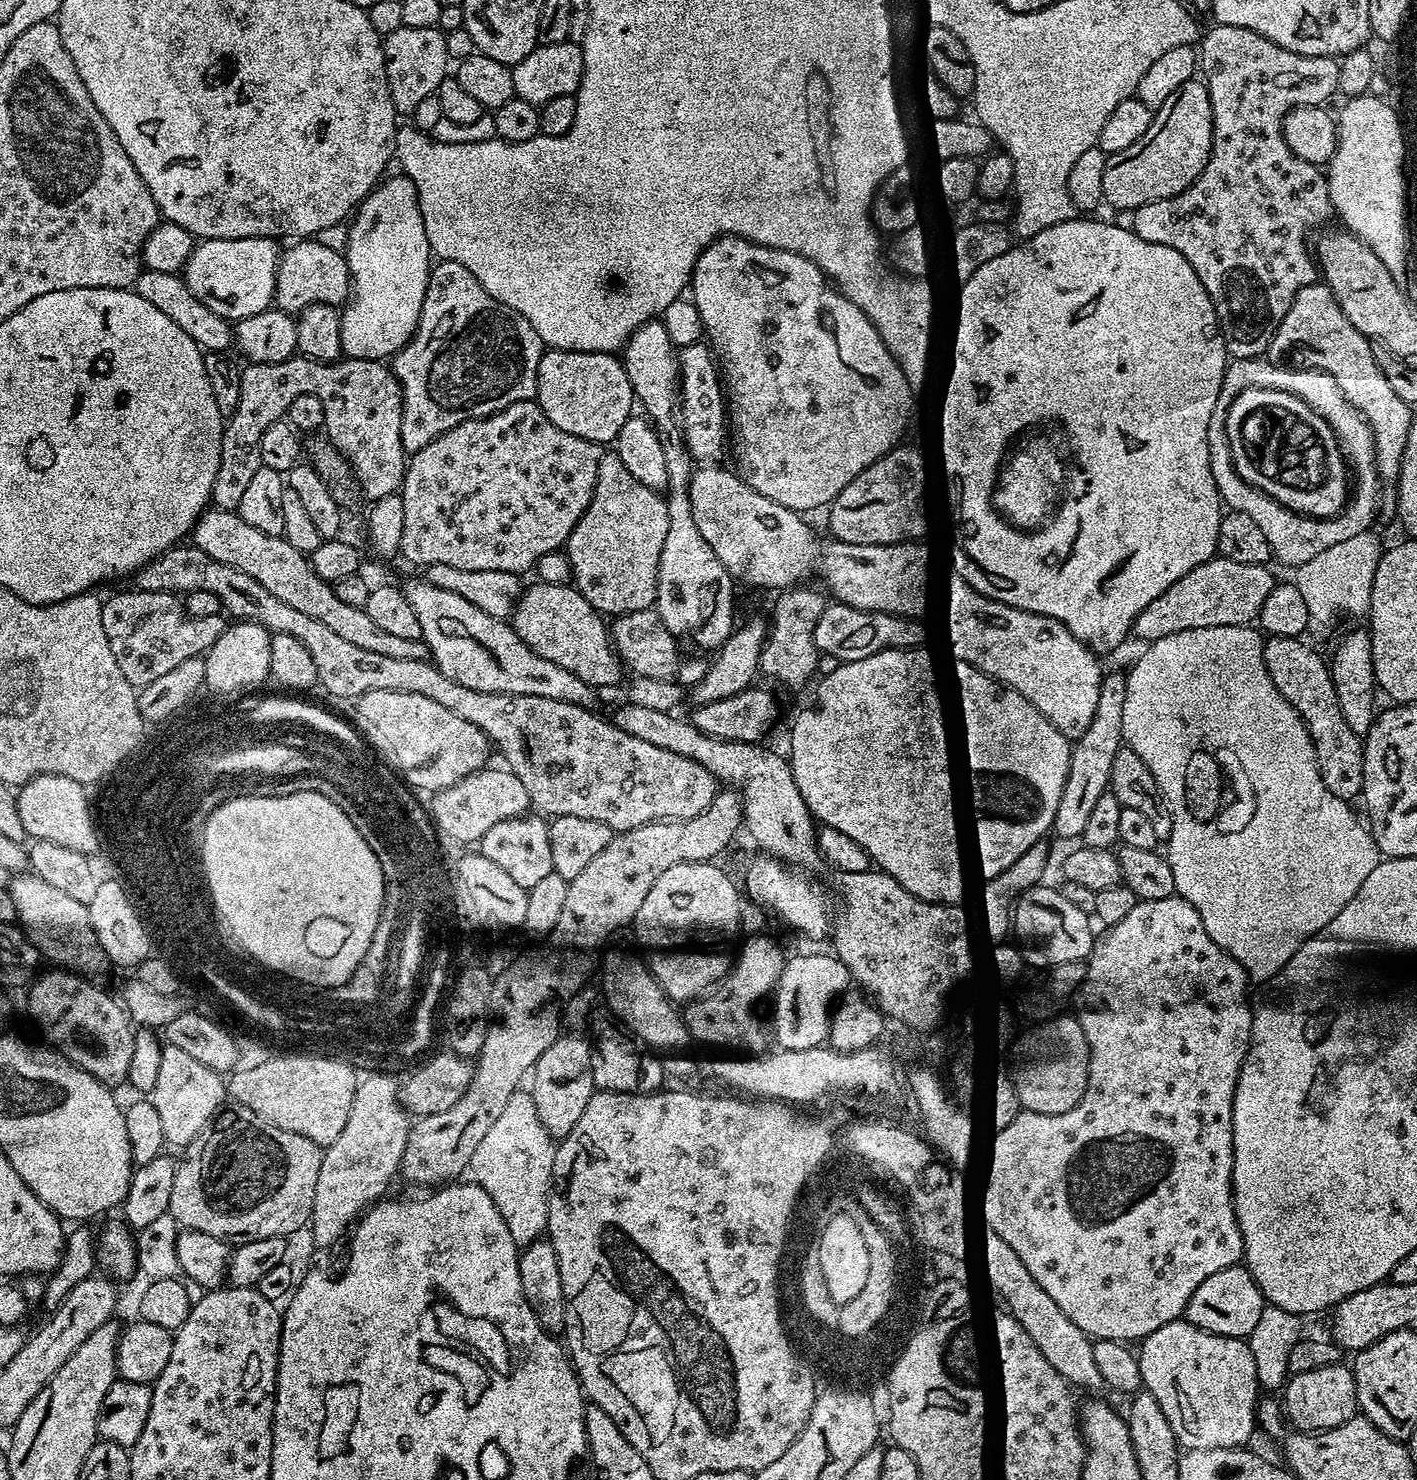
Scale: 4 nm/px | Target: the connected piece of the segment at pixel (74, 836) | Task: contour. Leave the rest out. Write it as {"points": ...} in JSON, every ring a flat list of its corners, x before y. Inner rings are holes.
{"points":[[33,776,16,792,16,801,22,826,32,840,54,842,58,846,66,846,66,850,85,854,92,854,95,850,98,831,89,793,85,785,74,782,74,778]]}

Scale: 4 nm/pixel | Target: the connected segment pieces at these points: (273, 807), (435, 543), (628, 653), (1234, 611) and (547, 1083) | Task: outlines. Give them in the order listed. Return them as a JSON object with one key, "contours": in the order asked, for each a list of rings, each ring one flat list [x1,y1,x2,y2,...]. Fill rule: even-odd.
{"contours":[[[323,791,319,792,288,792,285,796,237,796,224,801,223,804,210,814,204,824,202,839,198,849,204,853,206,862,206,878,212,884,214,904,220,907,223,916,228,916,228,932,231,933,238,947,251,951,257,957,261,966,270,972,292,981,315,989,338,988,347,985,358,970,359,964,370,949,371,939,375,930,382,921,380,907,386,904,384,898,384,878,382,866,374,851,367,845,366,840,355,828,354,823,326,797]],[[532,398,514,402,492,416,479,416,477,420,462,422,446,430,426,446,422,446,422,450,411,453,407,457,404,481,401,482,398,493,402,502,402,542,399,555,405,556,412,564,421,564,421,566,441,564,454,566,454,570,502,570,524,574,527,568,528,571,535,569,538,558,542,558,542,554,561,551,567,545,574,526,582,518,586,506,590,504,601,455,601,445,590,442,586,438,578,438,574,434,566,434,566,430,558,430,558,426,548,421]],[[655,611,631,612,615,617,610,624,610,647,617,660,625,669,629,668,632,676,642,678,658,678,659,680,679,681,680,675,684,675,683,683,691,686,697,684,706,674,709,661,699,660,692,656,688,664,680,661,680,652,676,649,676,640,672,637,673,629,667,624,660,622]],[[1228,554,1217,555,1205,564,1199,564,1143,612,1138,621,1141,638,1151,642,1170,634,1178,634,1182,630,1202,630,1206,626,1251,625,1259,617,1278,583,1270,569,1268,564,1238,562]],[[562,1034,538,1058,530,1073,530,1091,534,1110,538,1114,538,1122,553,1138,562,1138,574,1130,574,1122,582,1118,582,1110,586,1110,586,1102,590,1102,594,1091,592,1083,592,1057,590,1044,580,1034]]]}

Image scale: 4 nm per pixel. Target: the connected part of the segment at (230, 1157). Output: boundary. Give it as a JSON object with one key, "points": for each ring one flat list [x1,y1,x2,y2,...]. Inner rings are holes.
{"points":[[231,1107,217,1112,178,1156,168,1216,176,1219,181,1229,193,1228,202,1234,214,1234,214,1238,227,1240,232,1246,258,1238,284,1236,284,1228,300,1228,303,1224,305,1227,312,1218,314,1186,318,1186,318,1170,322,1170,321,1145,267,1124,254,1110]]}

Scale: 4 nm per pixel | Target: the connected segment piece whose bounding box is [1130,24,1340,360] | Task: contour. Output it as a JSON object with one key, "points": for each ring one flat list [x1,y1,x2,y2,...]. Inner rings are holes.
{"points":[[1216,24,1215,26,1212,26,1212,29,1210,29,1204,37,1203,36,1204,33,1199,37,1198,40,1198,64,1199,67,1202,69,1202,72,1205,72,1205,74,1203,73,1203,75,1206,77,1208,93,1211,96,1212,102,1212,157,1208,159,1208,165,1206,165,1200,177,1197,178,1190,185,1190,187,1185,190,1185,192,1183,192,1182,194,1178,194,1177,196,1171,196,1170,198,1162,198,1158,202,1150,202,1146,206,1135,209,1133,216,1136,217,1134,217,1132,221,1130,221,1130,227,1133,232,1138,233,1146,242,1154,242,1155,244,1161,244,1162,246,1170,246,1174,250,1178,250,1179,252,1181,252,1185,257,1187,257,1189,261,1191,261,1192,265,1196,267,1196,272,1200,275,1200,281,1202,281,1202,283,1206,285,1209,292,1219,297,1219,299,1222,301,1222,304,1222,299,1224,299,1224,304,1226,307,1228,307,1228,316,1230,319,1232,319,1232,336,1230,332,1230,335,1227,337,1229,353,1231,353,1231,355,1237,360,1255,360,1257,358,1263,357,1263,352,1267,353,1269,349,1271,349,1274,334,1278,330,1278,326,1282,326,1282,320,1286,318,1286,312,1290,310,1292,303,1296,298,1296,295,1299,294,1299,292,1302,291,1303,288,1305,288,1306,286,1317,283,1318,280,1318,264,1317,261,1314,259,1313,249,1308,249,1308,232,1314,231,1315,228,1319,226,1319,224,1326,223,1327,220,1331,218,1331,216,1334,216,1331,190,1328,188,1327,175,1325,175,1325,173,1321,171,1321,169,1317,167,1317,165,1306,162,1305,160,1300,158,1298,154,1294,152,1294,150,1291,149,1291,146,1288,144,1287,138,1285,136,1285,120,1287,119,1289,112,1291,112,1293,108,1298,108,1301,106,1324,106,1329,103,1327,100,1330,99,1332,95,1337,95,1340,86,1340,60,1334,56,1303,56,1302,54,1298,54,1297,52,1291,52,1290,50,1286,50,1282,46,1275,44,1270,40,1270,38,1266,38,1265,36,1263,36,1262,34,1258,34,1254,30,1246,30,1242,26,1226,26,1225,24]]}

